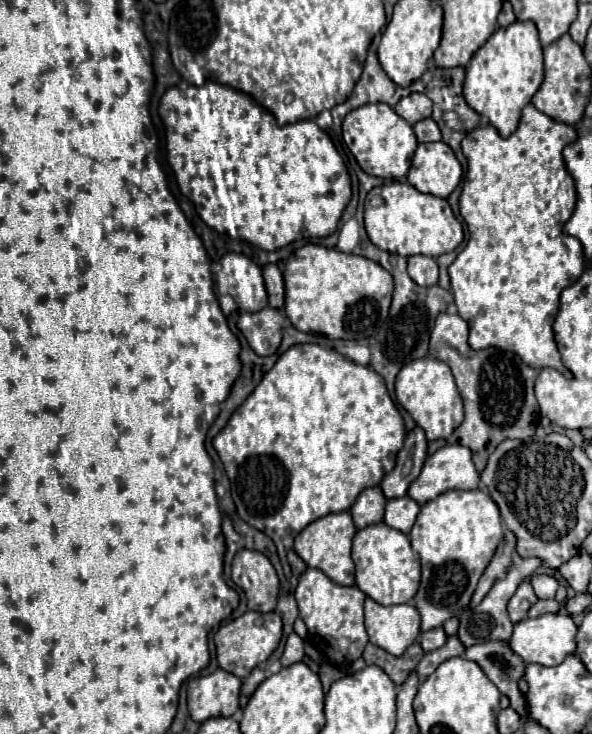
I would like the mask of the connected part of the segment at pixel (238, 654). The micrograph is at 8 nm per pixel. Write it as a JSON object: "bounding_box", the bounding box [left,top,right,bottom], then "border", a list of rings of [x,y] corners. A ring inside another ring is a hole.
{"bounding_box":[216,611,282,679],"border":[[[246,611],[242,617],[224,623],[216,635],[216,659],[220,667],[228,673],[236,673],[236,677],[244,679],[254,667],[260,667],[266,663],[266,659],[272,655],[272,651],[278,647],[282,639],[282,619],[278,613],[258,613],[258,611]]]}

